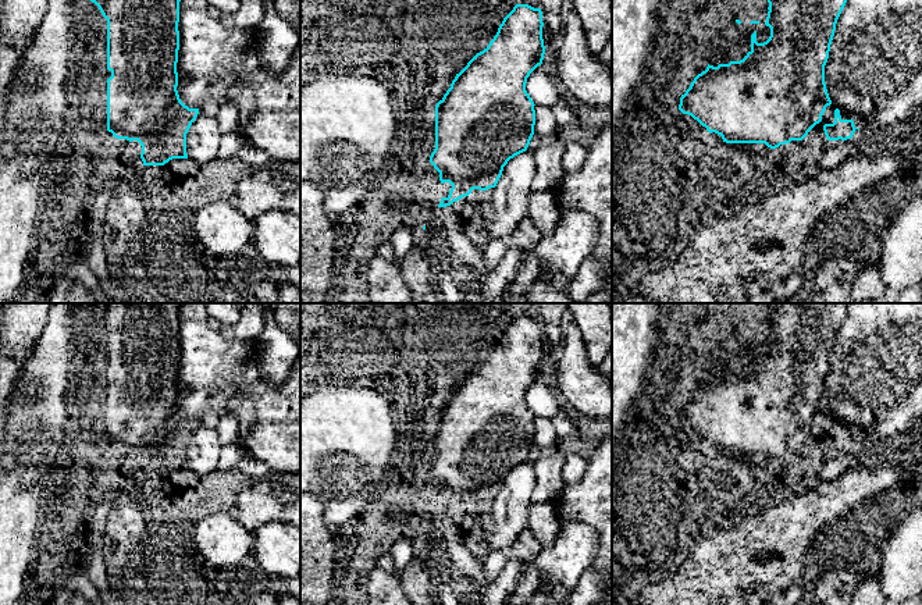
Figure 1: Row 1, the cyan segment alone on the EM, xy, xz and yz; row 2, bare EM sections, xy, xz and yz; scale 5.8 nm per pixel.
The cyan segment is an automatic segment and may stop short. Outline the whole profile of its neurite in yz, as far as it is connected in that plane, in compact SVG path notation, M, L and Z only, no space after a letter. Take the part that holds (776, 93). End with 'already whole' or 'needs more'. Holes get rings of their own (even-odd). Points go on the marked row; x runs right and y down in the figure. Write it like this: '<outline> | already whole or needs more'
M768 0L765 25L770 28L766 42L757 42L757 31L751 35L751 50L740 61L709 65L698 74L680 97L679 110L691 115L708 132L722 136L726 143L765 143L770 149L791 140L802 140L822 121L832 104L826 83L825 65L829 58L837 19L847 0Z | already whole

